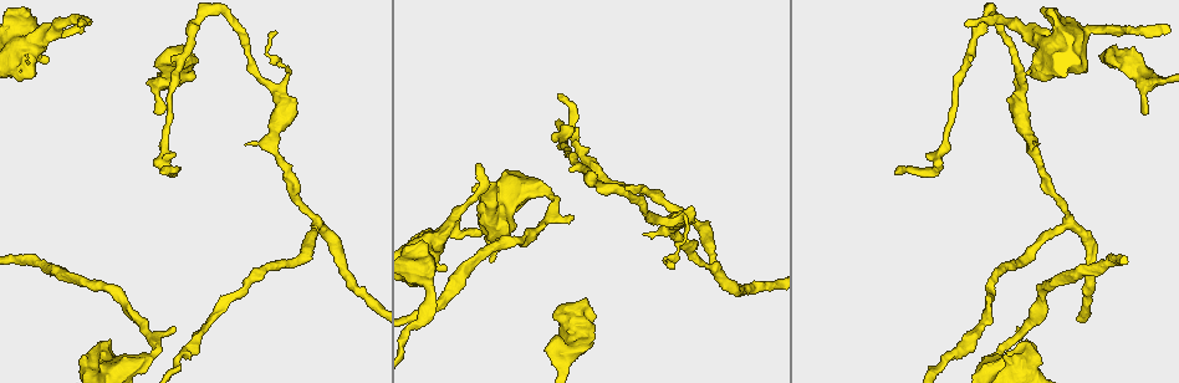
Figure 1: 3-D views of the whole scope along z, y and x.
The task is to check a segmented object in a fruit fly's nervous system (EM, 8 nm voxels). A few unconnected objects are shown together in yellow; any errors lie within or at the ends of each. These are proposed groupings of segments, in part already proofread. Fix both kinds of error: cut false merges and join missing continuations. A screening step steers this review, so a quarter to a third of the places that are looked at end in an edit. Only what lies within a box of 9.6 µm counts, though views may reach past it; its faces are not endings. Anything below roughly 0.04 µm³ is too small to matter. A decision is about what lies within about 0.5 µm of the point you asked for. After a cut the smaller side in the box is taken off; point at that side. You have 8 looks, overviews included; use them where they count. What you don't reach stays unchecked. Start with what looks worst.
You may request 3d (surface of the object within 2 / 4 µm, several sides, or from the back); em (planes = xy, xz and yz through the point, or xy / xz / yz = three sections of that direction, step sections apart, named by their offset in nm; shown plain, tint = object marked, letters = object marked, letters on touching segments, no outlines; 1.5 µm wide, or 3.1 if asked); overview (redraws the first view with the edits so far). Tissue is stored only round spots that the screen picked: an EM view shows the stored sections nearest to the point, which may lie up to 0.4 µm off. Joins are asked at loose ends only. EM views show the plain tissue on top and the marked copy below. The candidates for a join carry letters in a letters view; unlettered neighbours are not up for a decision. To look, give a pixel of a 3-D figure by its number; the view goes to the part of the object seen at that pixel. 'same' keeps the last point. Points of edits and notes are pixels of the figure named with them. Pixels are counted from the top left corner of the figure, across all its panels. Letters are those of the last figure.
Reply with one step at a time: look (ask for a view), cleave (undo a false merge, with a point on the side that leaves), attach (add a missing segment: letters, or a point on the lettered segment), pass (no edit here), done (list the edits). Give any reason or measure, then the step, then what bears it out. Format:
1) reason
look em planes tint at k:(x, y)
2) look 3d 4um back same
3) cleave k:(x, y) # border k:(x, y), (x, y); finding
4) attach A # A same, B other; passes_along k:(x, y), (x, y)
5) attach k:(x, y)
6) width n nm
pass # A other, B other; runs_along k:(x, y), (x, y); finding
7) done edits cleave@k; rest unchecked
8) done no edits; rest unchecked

free end
look 3d 4um back at 1:(1143, 113)

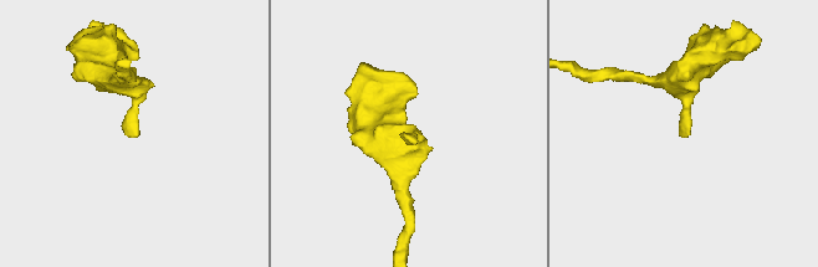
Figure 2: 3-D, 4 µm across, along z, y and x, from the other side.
now the EM
look em 3.1um planes letters at 2:(135, 137)

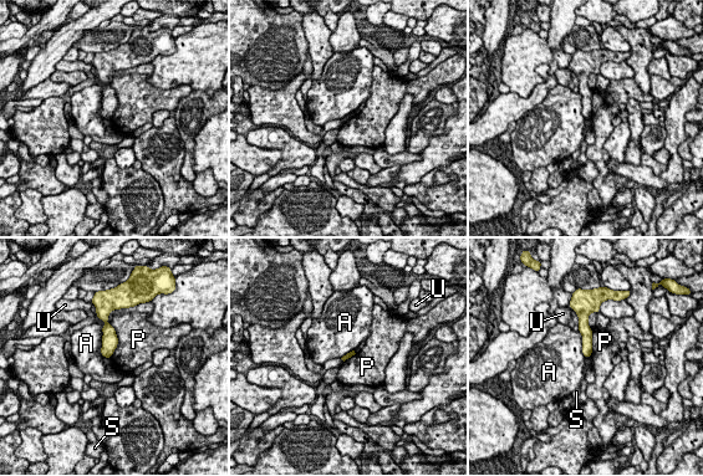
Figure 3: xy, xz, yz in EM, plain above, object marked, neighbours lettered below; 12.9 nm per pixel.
longest_contact P 440 nm
pass # A other, P other, S other, U other; runs_along 3:(581, 322), (586, 332), (587, 353); none of them fits

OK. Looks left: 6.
an open end
look em planes letters at 1:(175, 330)

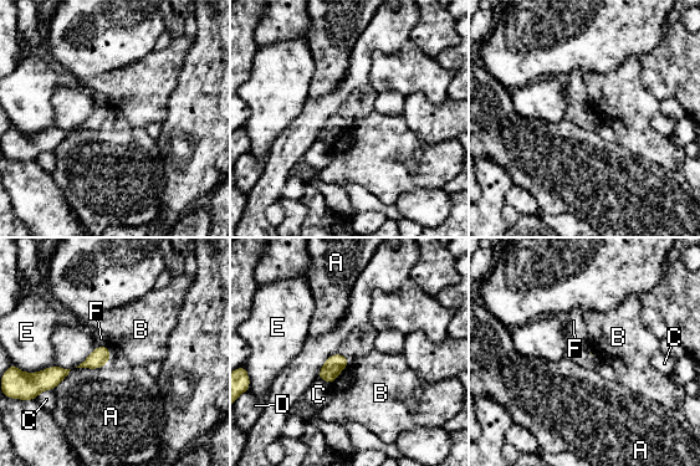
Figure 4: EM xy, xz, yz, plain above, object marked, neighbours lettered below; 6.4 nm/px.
longest_contact A 200 nm
pass # A other, B other, C other, D other, E other, F other; border 4:(350, 362), (332, 384); no lettered segment goes on from it

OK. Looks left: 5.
branch stops here
look 3d 2um at 1:(674, 263)

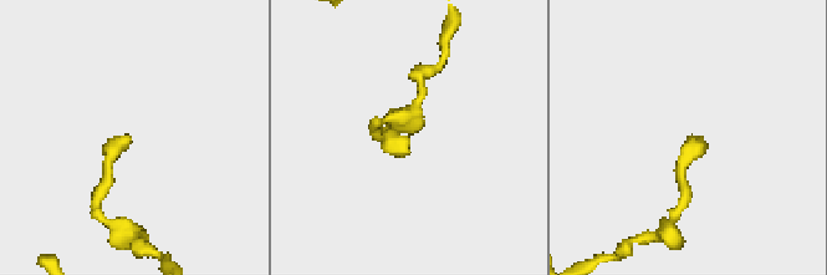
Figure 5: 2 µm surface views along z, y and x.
now the EM
look em xz step 4 letters at 5:(131, 142)

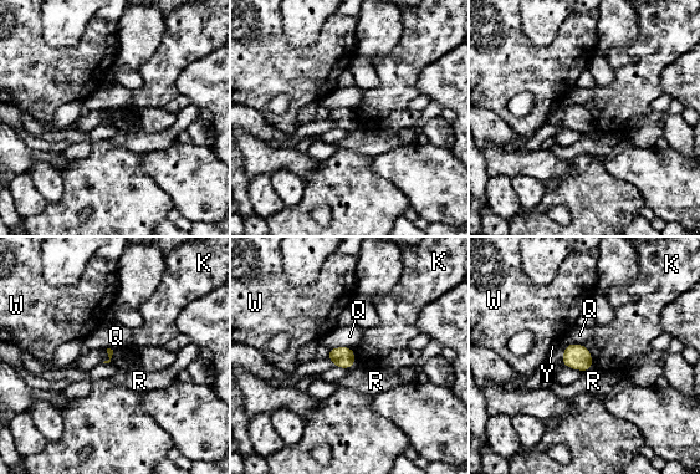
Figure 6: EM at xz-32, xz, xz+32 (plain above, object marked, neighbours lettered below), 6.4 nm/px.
look em planes letters same

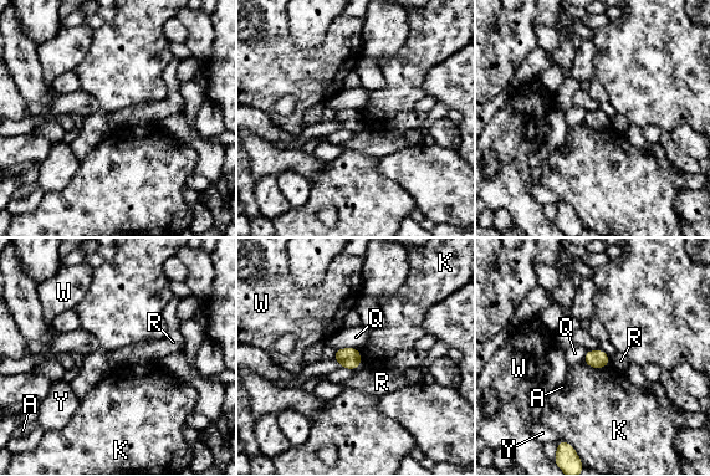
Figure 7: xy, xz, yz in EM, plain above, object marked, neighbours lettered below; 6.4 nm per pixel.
pass # A other, K other, Q other, R other, W other, Y other; no lettered segment goes on from it

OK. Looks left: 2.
done no edits; rest unchecked

